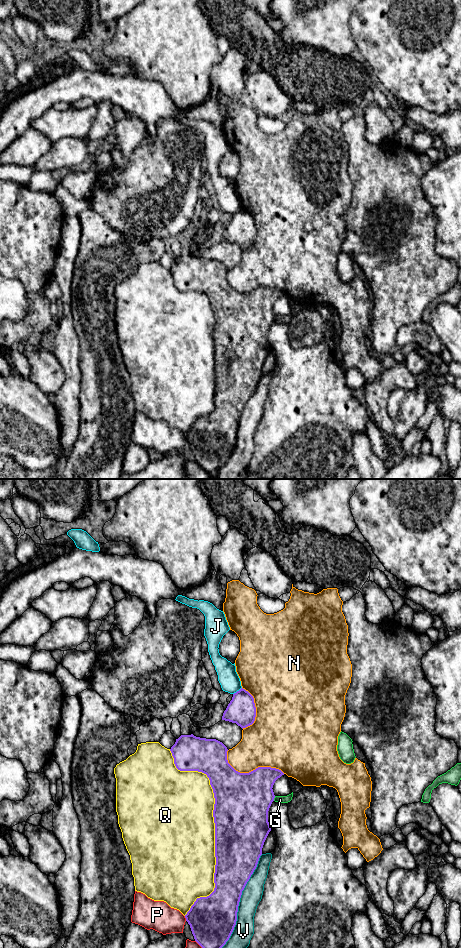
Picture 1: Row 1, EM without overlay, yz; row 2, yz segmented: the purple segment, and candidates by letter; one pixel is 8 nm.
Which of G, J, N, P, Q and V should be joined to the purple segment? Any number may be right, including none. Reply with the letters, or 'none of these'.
none of these

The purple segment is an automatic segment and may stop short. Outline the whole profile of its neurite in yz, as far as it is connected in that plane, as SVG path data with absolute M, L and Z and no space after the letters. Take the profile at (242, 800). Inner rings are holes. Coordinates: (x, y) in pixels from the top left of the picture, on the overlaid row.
M193 734L181 735L170 751L178 770L206 774L213 789L215 888L209 896L197 898L185 918L195 941L202 948L222 948L234 930L242 891L257 867L264 842L271 831L268 811L275 798L272 788L284 773L271 767L258 767L249 773L240 773L228 763L228 749L222 742Z

